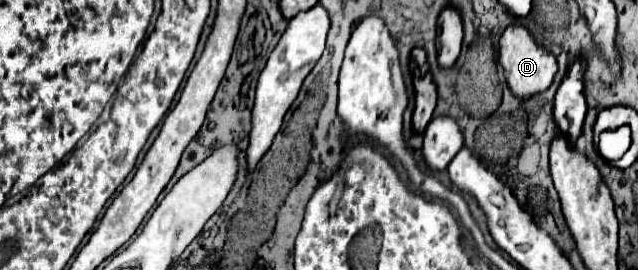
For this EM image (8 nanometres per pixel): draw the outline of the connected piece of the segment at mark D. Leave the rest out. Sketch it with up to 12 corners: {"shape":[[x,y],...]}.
{"shape":[[520,24],[500,36],[500,64],[518,98],[544,92],[556,58]]}

